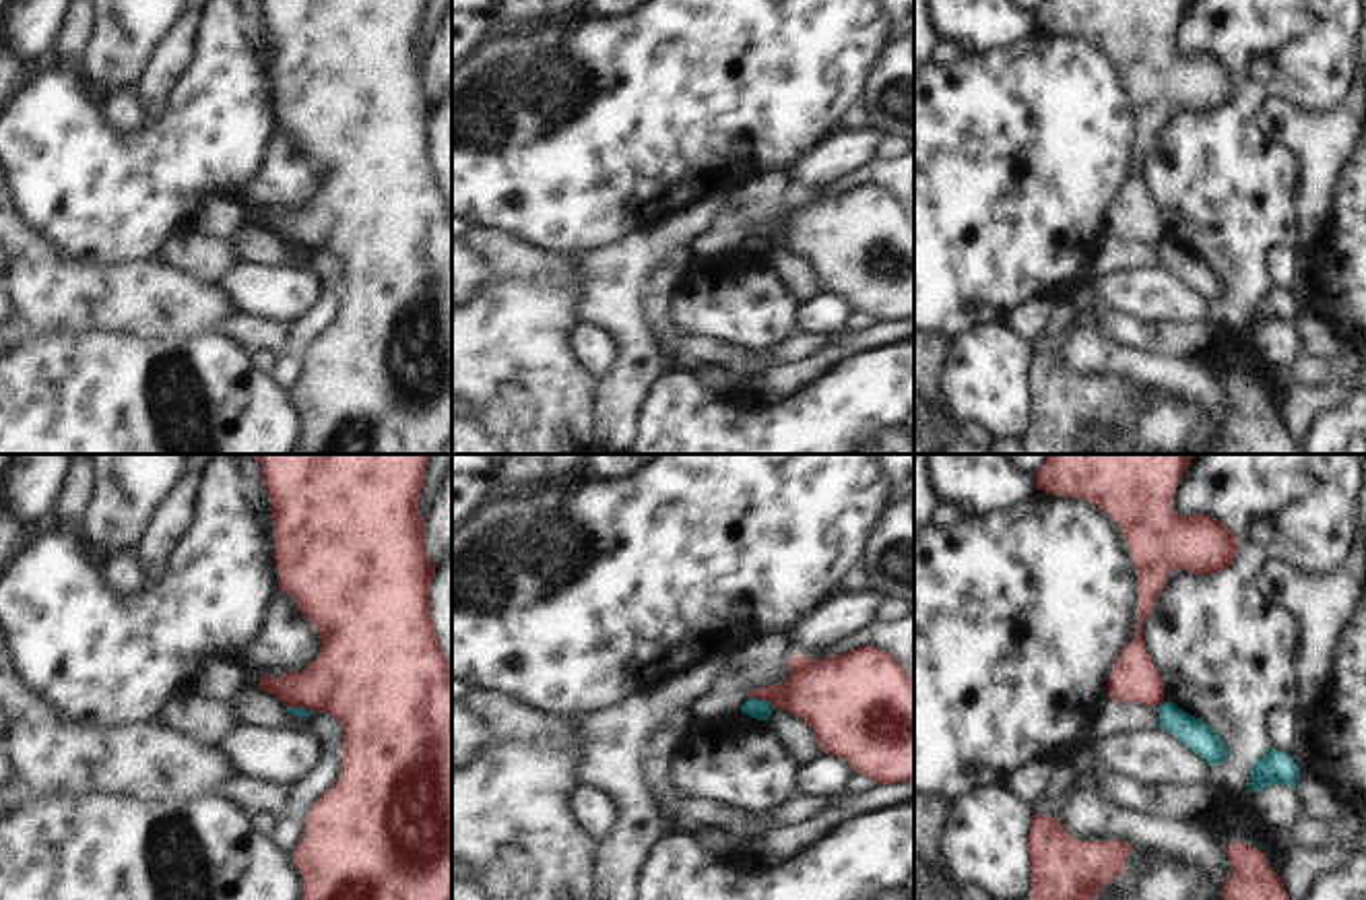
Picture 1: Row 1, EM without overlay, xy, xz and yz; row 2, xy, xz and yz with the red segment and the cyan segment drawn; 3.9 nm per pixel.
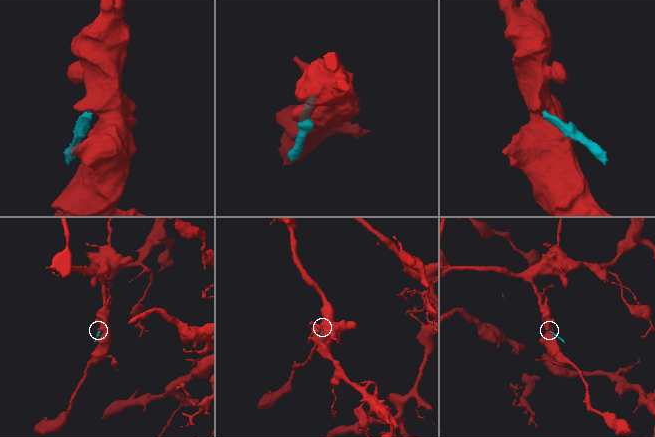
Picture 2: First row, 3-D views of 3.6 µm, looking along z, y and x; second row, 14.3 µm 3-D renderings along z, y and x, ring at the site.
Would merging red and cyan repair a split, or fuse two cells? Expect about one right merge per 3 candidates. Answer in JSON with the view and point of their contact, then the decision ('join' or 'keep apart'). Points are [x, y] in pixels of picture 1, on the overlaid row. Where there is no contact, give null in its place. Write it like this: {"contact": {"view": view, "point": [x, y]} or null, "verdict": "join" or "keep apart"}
{"contact": {"view": "xz", "point": [762, 698]}, "verdict": "keep apart"}

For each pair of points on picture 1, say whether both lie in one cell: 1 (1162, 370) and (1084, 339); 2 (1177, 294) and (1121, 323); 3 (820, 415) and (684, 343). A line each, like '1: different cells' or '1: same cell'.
1: same cell
2: different cells
3: different cells

